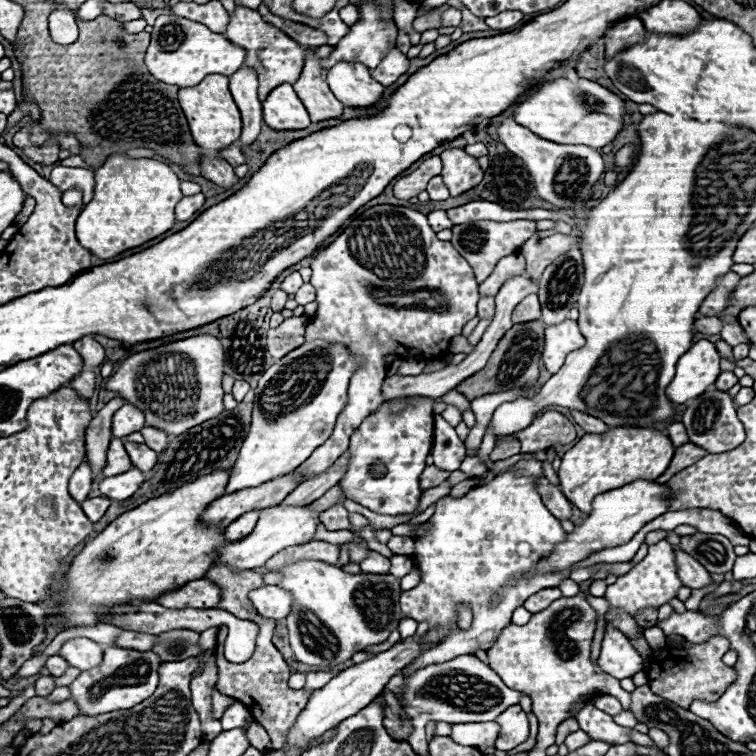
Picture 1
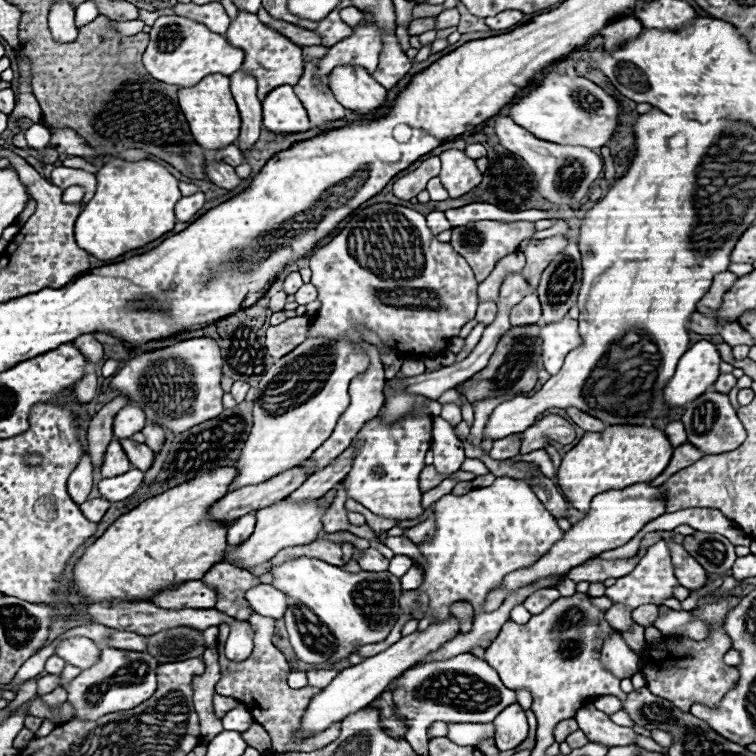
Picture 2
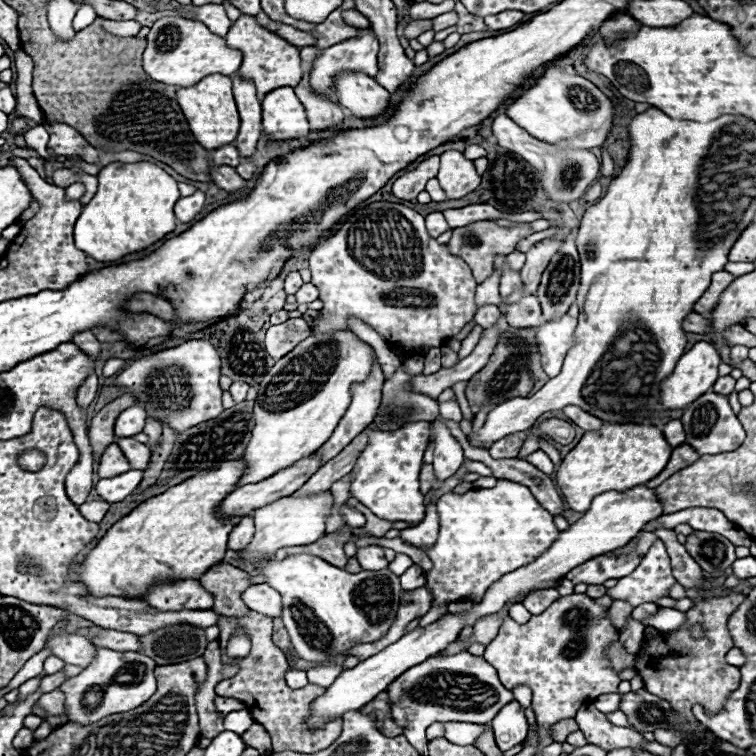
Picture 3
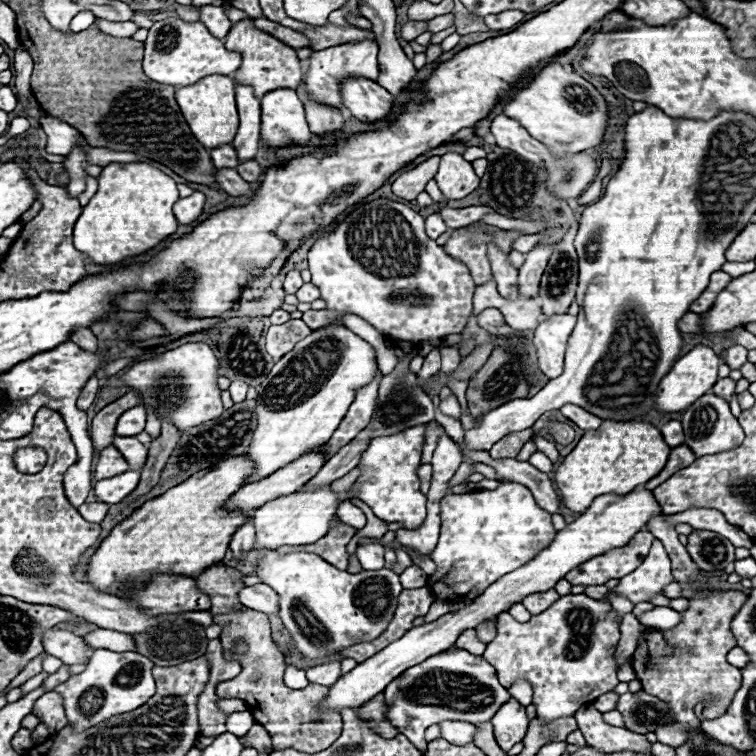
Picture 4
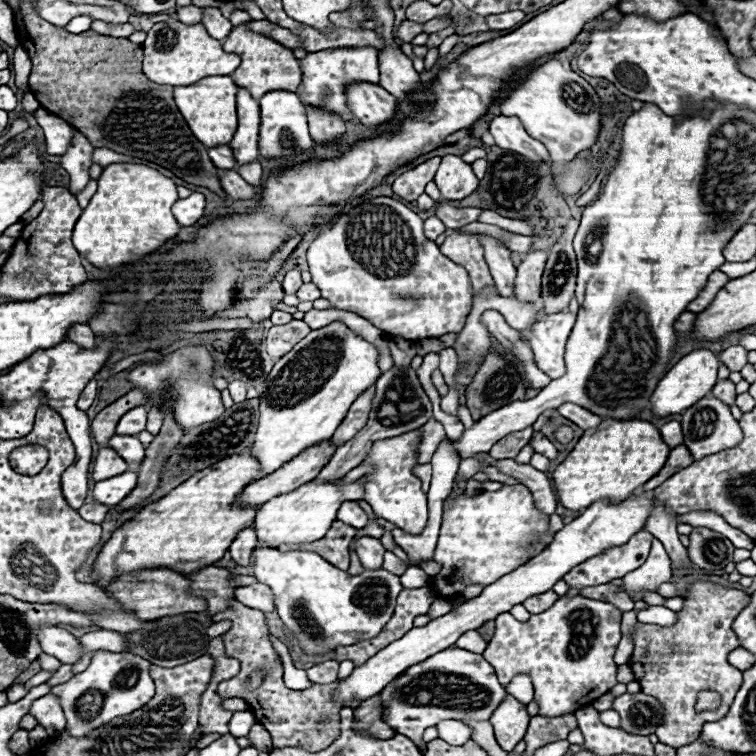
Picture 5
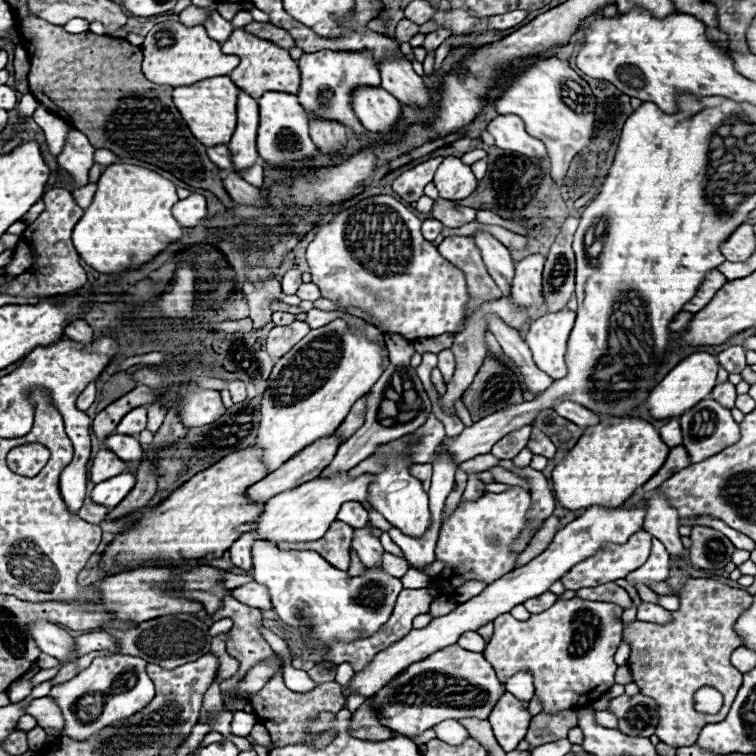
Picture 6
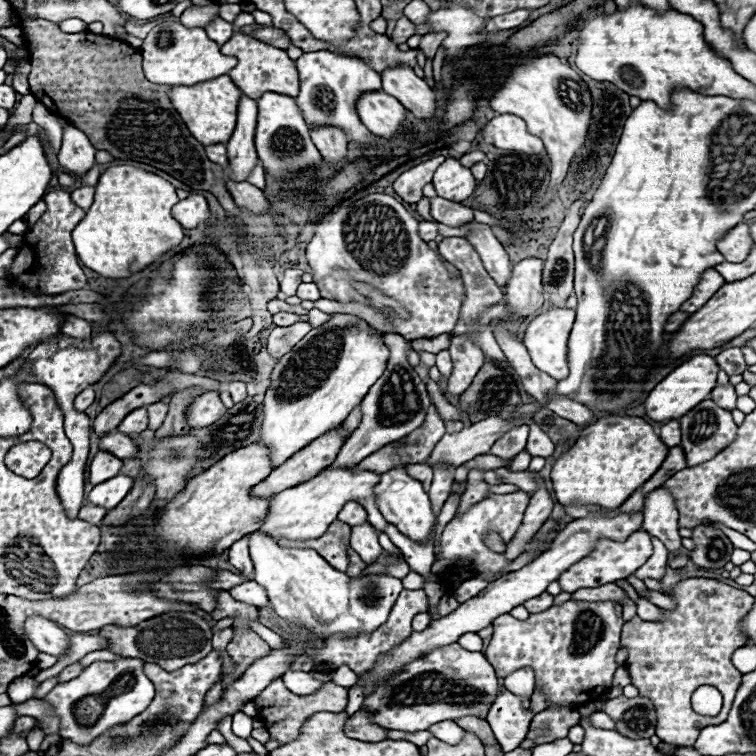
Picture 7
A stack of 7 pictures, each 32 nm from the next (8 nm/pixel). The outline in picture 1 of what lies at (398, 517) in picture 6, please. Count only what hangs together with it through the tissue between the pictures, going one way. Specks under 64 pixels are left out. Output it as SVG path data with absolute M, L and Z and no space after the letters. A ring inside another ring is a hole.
M416 396L410 400L408 408L400 414L390 414L390 402L384 402L372 416L368 416L360 428L350 438L350 466L340 488L346 498L370 508L378 514L388 516L414 516L420 502L418 478L426 468L426 456L432 448L432 398Z

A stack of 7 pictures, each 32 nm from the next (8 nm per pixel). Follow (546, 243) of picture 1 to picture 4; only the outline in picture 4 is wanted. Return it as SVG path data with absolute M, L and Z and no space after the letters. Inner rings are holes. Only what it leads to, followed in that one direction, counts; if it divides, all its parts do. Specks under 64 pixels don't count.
M542 246L534 248L526 254L524 264L518 268L518 290L522 298L538 298L538 286L540 276L548 264L548 258L552 254L554 246Z

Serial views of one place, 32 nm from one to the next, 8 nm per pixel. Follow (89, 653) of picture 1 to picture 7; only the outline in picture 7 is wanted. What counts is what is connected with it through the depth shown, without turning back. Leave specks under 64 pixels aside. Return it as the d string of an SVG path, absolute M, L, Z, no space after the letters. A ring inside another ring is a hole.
M32 616L24 622L24 632L28 634L30 642L36 646L38 652L44 652L50 656L62 656L68 648L68 636L52 620Z

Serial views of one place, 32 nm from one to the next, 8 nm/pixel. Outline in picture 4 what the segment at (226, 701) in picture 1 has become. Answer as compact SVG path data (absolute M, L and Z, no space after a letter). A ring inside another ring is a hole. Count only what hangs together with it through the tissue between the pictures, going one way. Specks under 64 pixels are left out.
M220 698L218 700L218 706L224 712L240 712L240 710L246 710L246 702L240 702L238 698Z

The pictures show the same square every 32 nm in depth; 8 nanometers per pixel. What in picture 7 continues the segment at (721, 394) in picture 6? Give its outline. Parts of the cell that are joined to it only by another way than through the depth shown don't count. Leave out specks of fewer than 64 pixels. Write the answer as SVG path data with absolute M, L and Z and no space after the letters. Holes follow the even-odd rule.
M728 384L728 386L716 386L712 392L710 392L710 398L718 404L718 406L724 406L724 410L734 410L736 408L736 392L734 392L734 386Z

